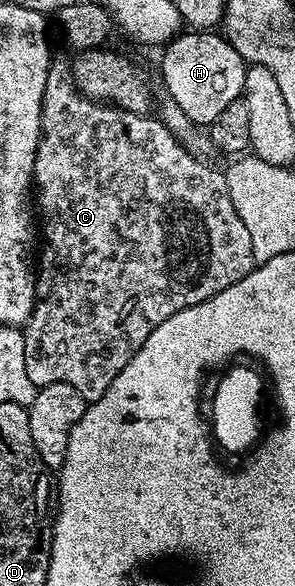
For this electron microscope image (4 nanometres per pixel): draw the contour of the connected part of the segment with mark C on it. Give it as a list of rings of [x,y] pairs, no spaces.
[[[60,55],[53,56],[52,63],[48,67],[48,74],[46,75],[46,91],[42,95],[40,142],[38,143],[38,151],[34,159],[34,171],[32,172],[34,178],[34,205],[38,210],[38,225],[42,230],[42,245],[44,241],[44,250],[41,253],[39,250],[38,272],[34,277],[36,282],[36,305],[32,308],[32,314],[28,316],[28,324],[23,326],[22,329],[25,341],[26,372],[30,377],[31,383],[37,387],[49,385],[50,383],[70,383],[70,387],[74,387],[74,391],[78,391],[78,395],[82,395],[85,402],[91,403],[96,401],[110,387],[110,383],[114,383],[114,375],[118,375],[118,371],[122,371],[122,367],[126,367],[126,363],[130,363],[132,356],[140,350],[142,343],[146,343],[150,331],[154,331],[154,327],[158,327],[158,323],[170,319],[170,315],[174,315],[186,307],[194,307],[198,303],[202,303],[206,299],[210,299],[214,295],[226,291],[226,287],[230,287],[234,283],[241,281],[254,268],[257,262],[254,259],[254,247],[250,247],[250,231],[246,231],[246,223],[242,223],[242,219],[238,219],[238,211],[234,211],[234,199],[230,199],[230,187],[226,187],[224,173],[208,164],[212,163],[195,157],[193,153],[186,151],[186,147],[182,147],[182,143],[178,143],[176,136],[155,116],[143,113],[131,113],[125,109],[117,109],[114,105],[105,105],[99,101],[92,101],[90,98],[85,97],[72,83],[72,61],[69,58],[60,57]]]

